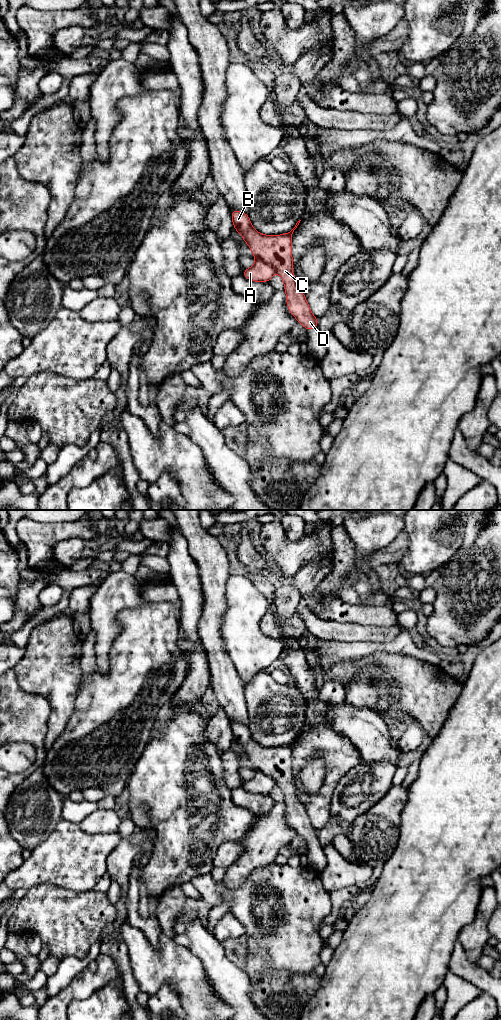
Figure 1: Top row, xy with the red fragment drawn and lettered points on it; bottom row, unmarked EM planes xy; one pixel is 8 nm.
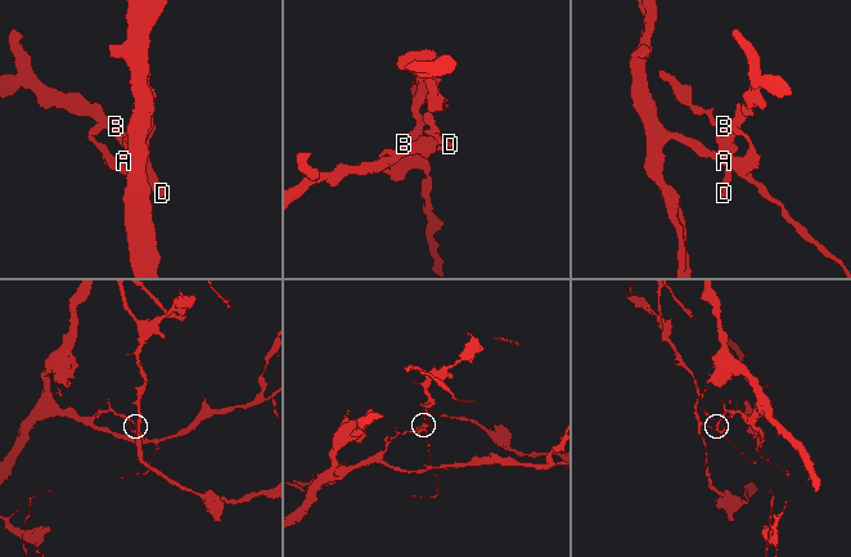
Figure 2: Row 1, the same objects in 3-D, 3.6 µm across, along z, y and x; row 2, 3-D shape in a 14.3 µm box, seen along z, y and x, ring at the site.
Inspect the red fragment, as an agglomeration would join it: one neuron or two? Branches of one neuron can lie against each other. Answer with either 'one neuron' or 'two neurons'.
two neurons

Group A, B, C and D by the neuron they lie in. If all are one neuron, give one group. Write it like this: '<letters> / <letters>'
A / B C D

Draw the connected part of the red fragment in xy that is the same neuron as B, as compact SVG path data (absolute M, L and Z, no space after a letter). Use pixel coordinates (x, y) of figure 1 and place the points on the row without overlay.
M231 722L231 729L234 742L242 747L243 753L248 756L253 768L270 776L283 791L290 825L306 842L317 840L318 830L312 826L306 809L300 802L297 791L292 784L292 746L301 732L290 744L271 748L260 746L255 742L248 725Z

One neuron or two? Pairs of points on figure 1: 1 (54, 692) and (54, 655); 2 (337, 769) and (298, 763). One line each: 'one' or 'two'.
1: one
2: one

